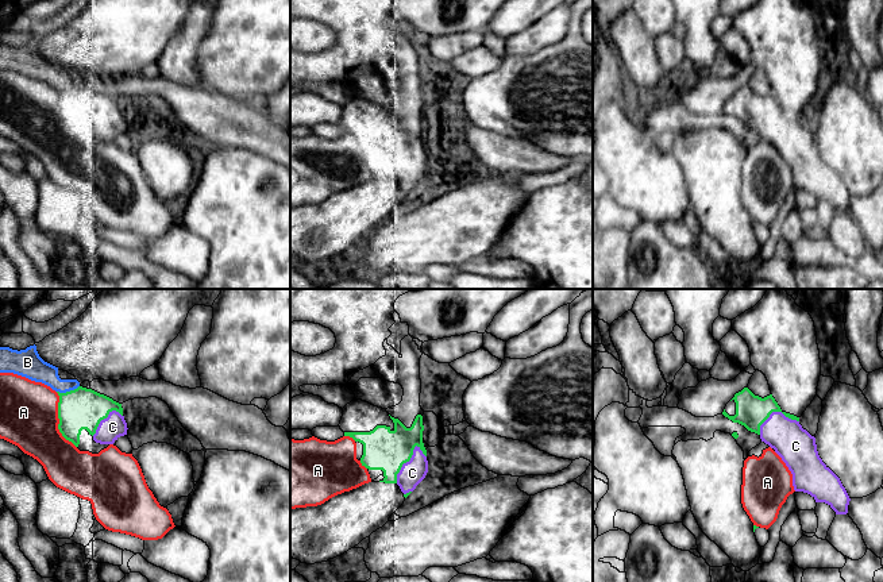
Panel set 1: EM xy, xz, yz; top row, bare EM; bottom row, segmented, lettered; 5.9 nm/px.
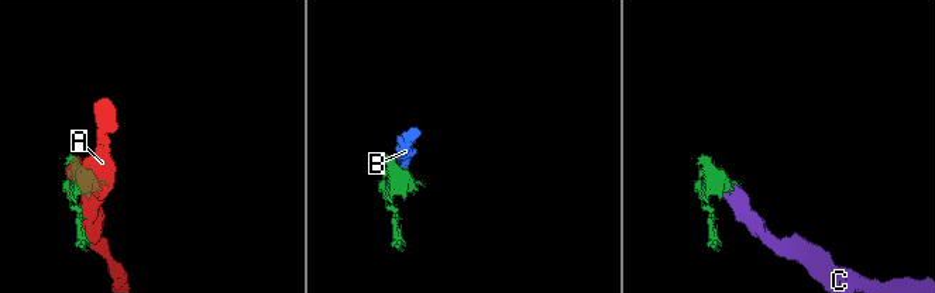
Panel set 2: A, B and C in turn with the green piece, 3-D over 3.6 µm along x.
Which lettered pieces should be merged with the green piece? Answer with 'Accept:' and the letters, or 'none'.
Accept: C

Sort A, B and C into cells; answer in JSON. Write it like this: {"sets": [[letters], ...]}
{"sets": [["A"], ["B"], ["C"]]}

